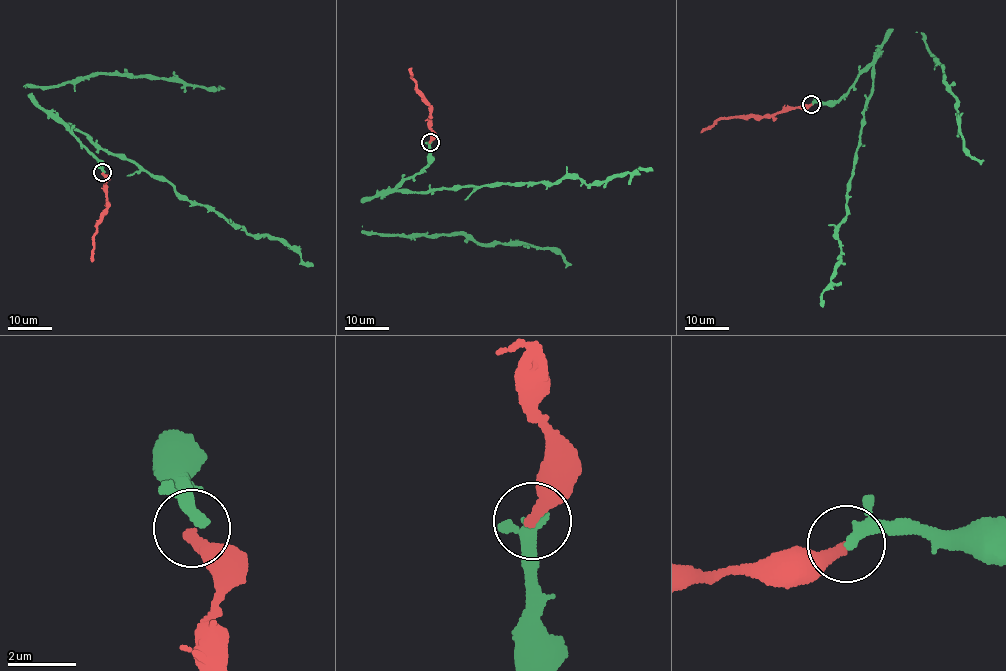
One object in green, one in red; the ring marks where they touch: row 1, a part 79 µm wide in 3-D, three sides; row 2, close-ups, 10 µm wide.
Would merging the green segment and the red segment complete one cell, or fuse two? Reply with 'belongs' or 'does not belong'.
belongs

